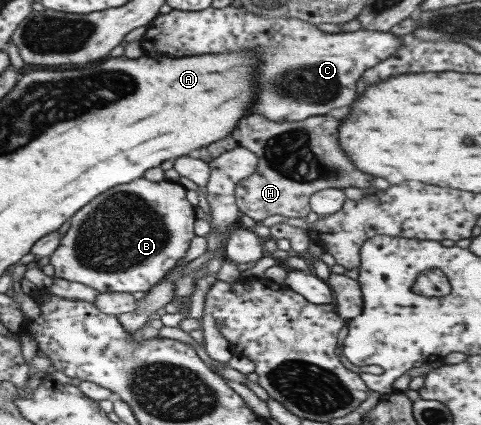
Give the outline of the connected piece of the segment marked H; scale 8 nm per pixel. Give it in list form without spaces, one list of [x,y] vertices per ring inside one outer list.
[[[250,114],[238,120],[238,126],[234,126],[230,135],[218,140],[213,144],[192,153],[205,162],[212,161],[215,157],[227,151],[243,147],[254,152],[259,159],[256,171],[238,182],[236,188],[236,203],[241,215],[248,215],[254,221],[261,222],[270,215],[282,215],[282,217],[301,217],[304,218],[312,211],[310,209],[310,196],[322,189],[345,189],[346,187],[360,187],[360,189],[371,190],[372,177],[366,177],[344,153],[340,147],[338,139],[338,127],[340,121],[332,115],[308,116],[302,121],[268,121],[266,117]]]

